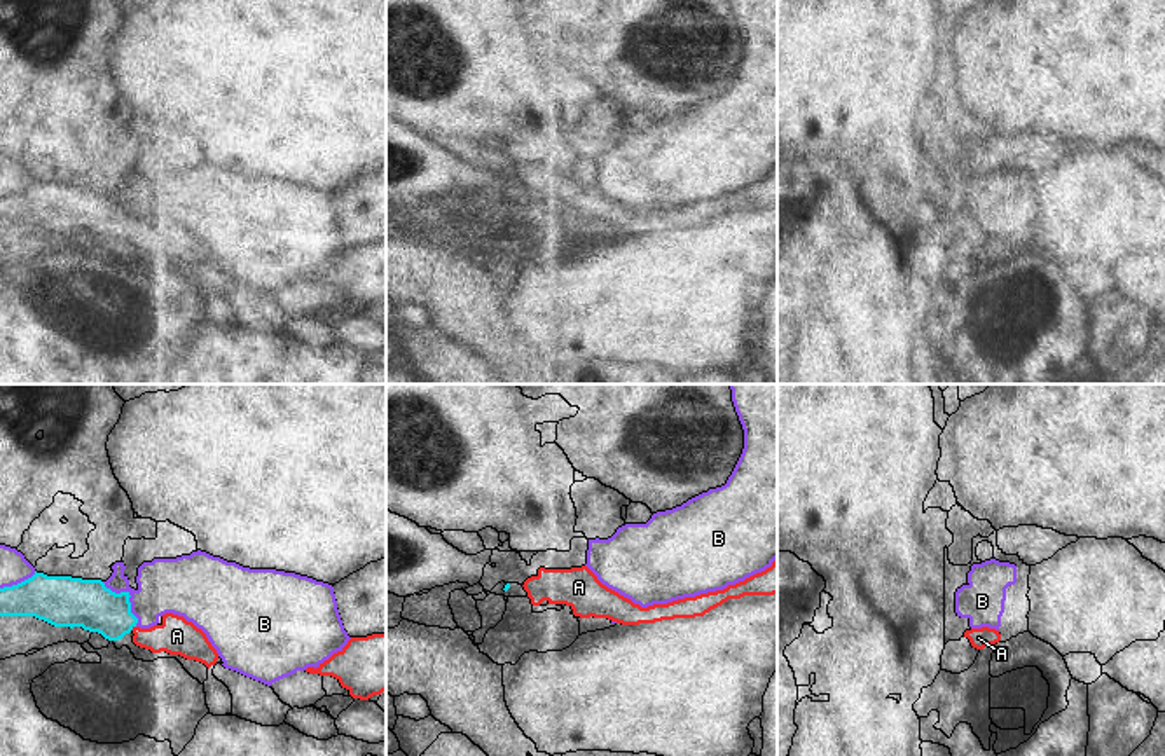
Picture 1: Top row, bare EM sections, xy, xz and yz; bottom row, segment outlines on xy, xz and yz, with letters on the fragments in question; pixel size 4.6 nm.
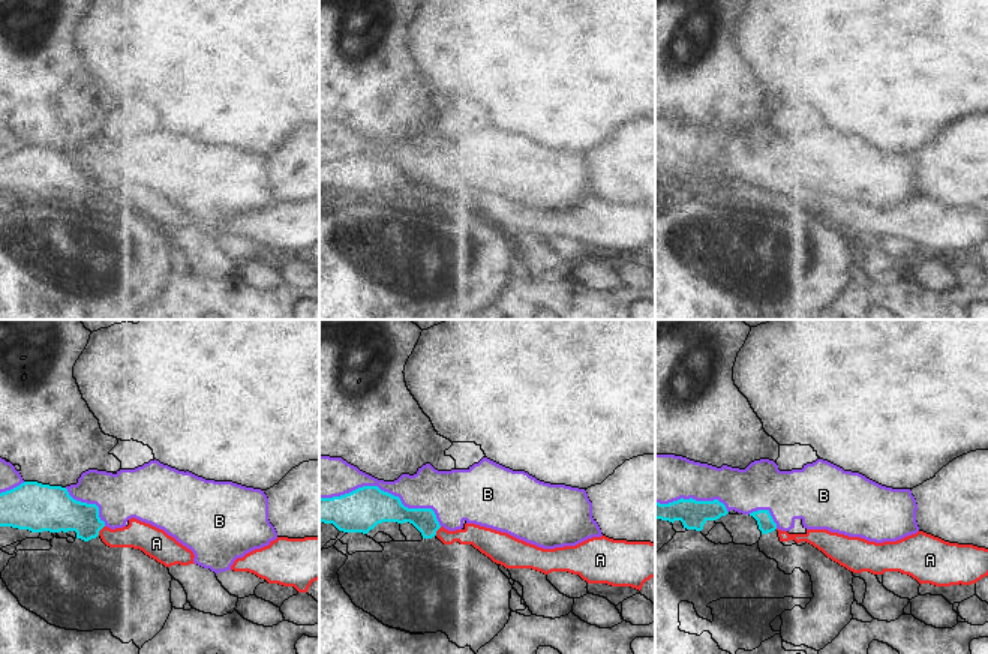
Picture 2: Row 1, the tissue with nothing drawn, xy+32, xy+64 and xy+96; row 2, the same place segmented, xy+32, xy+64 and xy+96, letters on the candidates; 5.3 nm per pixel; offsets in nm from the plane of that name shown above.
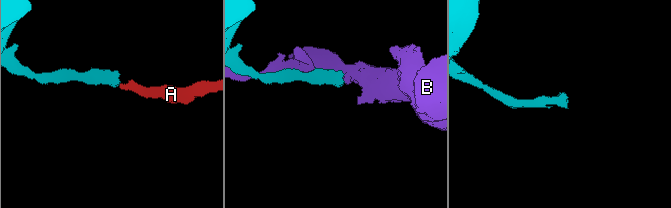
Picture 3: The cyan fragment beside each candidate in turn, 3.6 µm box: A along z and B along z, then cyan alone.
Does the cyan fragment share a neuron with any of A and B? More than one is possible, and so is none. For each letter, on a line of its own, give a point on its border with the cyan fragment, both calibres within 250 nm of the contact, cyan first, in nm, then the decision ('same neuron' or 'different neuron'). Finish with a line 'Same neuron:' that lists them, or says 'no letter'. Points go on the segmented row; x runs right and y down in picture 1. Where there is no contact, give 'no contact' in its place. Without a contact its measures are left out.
A: contact xy (133, 625); calibres 220 and 170 nm; same neuron
B: contact xy (130, 596); calibres 220 and 260 nm; different neuron
Same neuron: A

